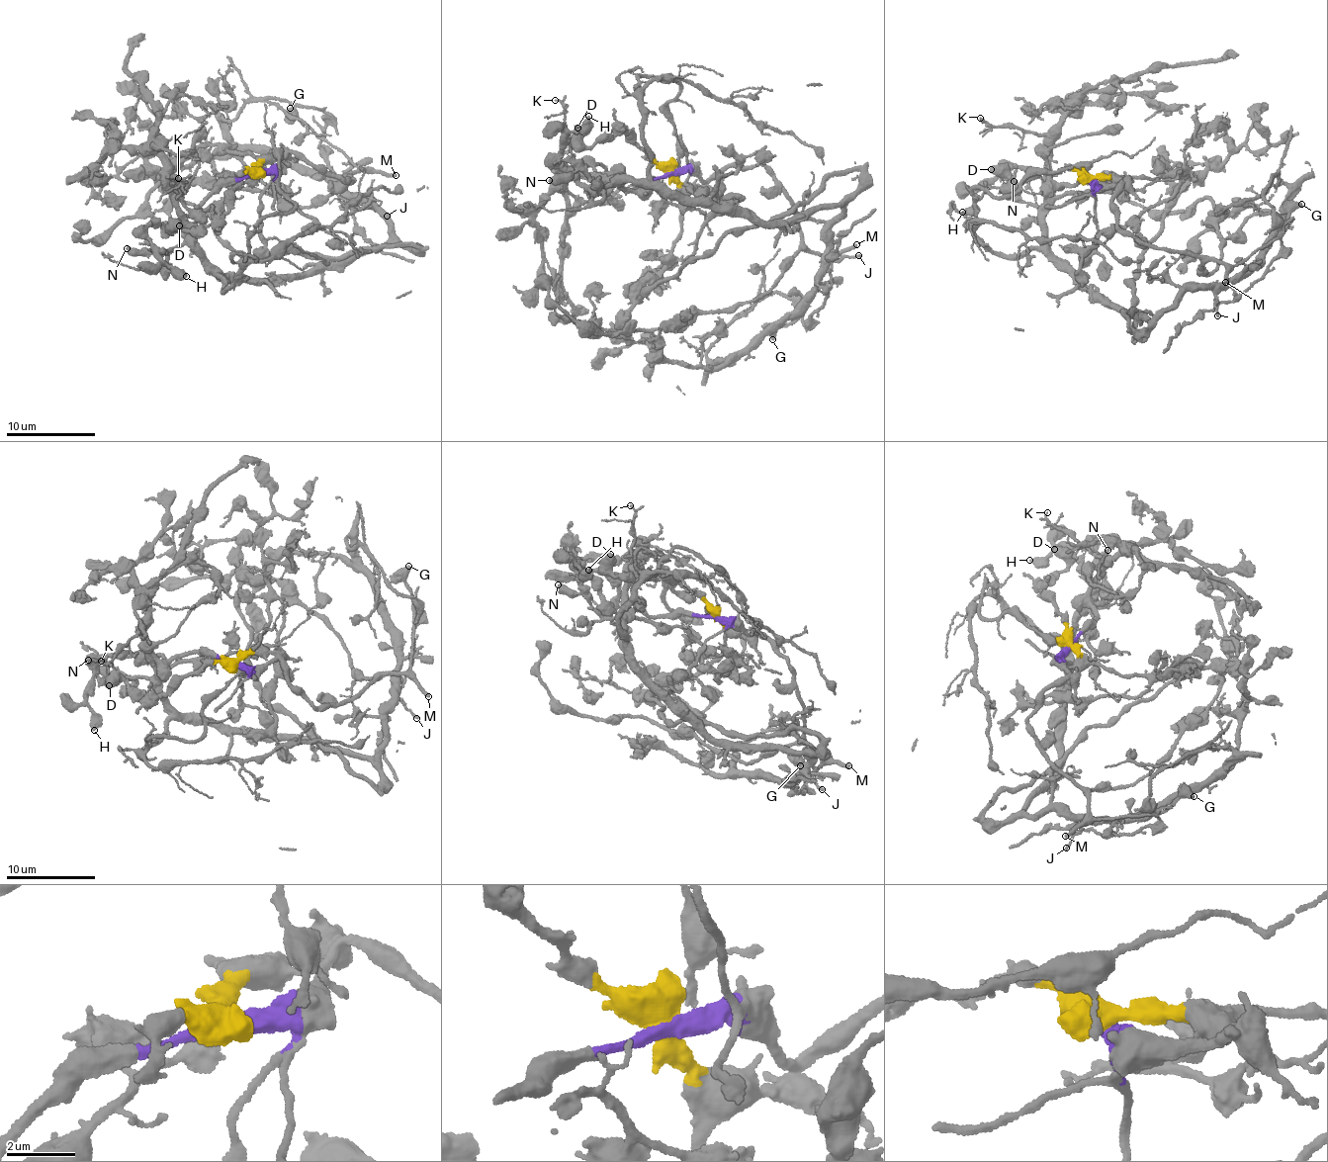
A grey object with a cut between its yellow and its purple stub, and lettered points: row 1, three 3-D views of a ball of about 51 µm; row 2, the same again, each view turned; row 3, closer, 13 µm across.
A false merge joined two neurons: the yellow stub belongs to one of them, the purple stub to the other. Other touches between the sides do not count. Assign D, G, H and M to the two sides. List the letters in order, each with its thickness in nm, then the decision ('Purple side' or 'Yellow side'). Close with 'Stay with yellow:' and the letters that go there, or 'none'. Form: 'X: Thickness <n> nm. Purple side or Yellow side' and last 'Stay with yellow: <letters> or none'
D: Thickness 650 nm. Yellow side
G: Thickness 440 nm. Purple side
H: Thickness 440 nm. Purple side
M: Thickness 280 nm. Purple side
Stay with yellow: D

